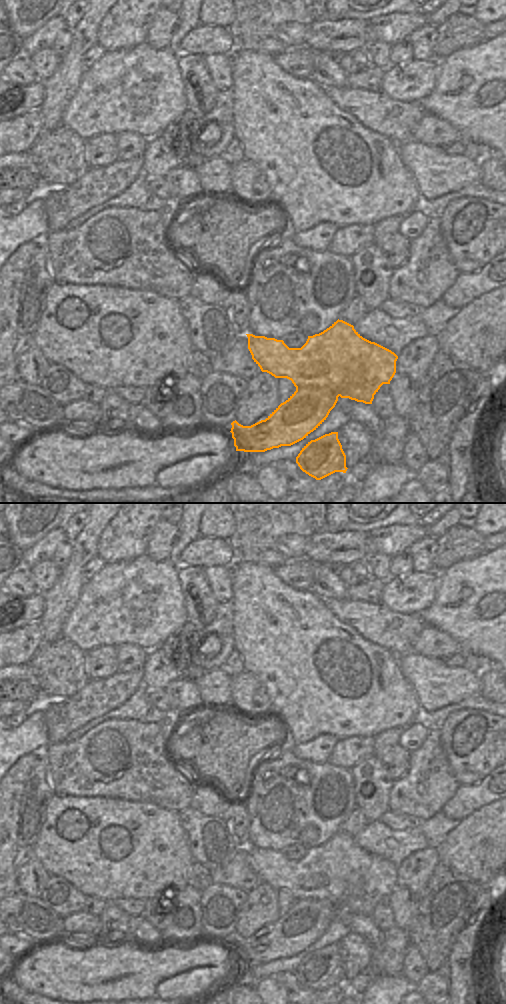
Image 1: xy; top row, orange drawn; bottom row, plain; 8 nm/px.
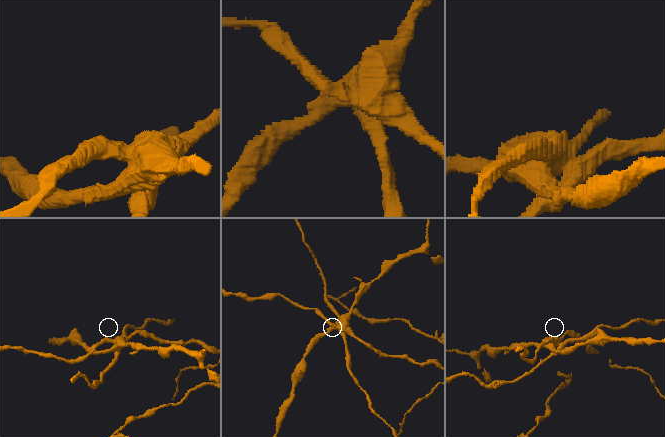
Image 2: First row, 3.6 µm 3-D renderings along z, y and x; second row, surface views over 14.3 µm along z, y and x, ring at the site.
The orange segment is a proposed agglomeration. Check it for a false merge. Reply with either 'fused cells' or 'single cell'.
fused cells

